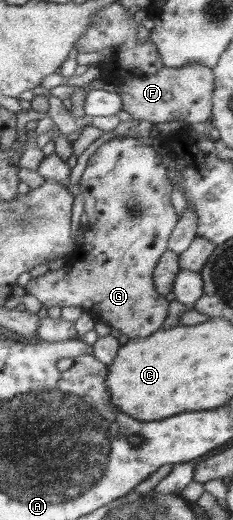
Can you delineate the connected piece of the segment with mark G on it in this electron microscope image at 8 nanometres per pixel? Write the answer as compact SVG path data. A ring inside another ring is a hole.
M130 136L115 137L100 145L87 162L75 194L81 194L88 223L84 225L84 242L68 254L64 266L44 275L33 274L26 293L34 295L44 307L82 307L94 322L118 329L130 340L140 340L162 327L169 312L169 301L155 291L154 267L164 251L179 216L170 201L172 183L168 169L162 164L163 153L157 146L148 146Z

